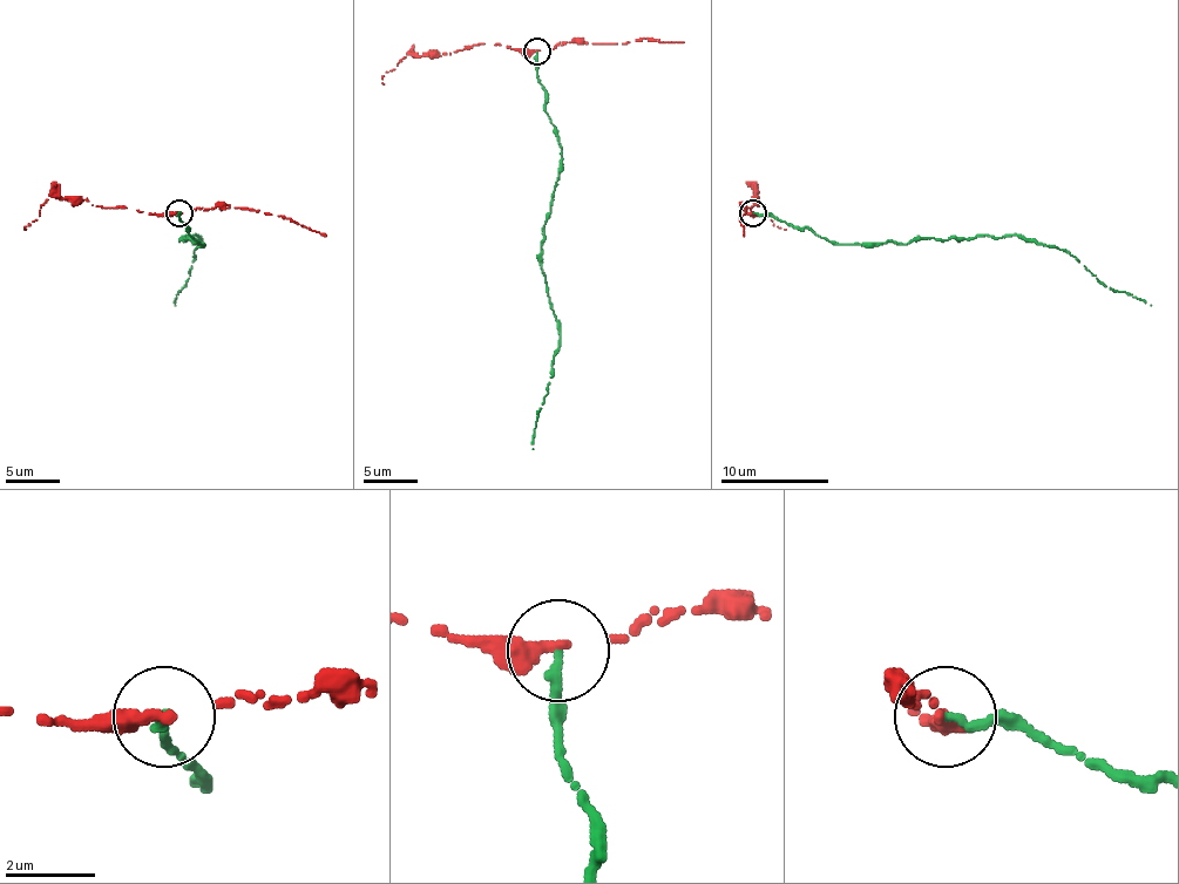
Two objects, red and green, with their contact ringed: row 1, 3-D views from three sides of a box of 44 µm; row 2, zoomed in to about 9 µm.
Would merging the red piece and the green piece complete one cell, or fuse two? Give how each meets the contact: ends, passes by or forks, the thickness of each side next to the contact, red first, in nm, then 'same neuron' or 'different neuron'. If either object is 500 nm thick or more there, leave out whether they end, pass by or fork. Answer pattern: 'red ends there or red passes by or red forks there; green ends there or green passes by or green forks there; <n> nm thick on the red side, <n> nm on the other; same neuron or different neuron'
red passes by; green ends there; 280 nm thick on the red side, 200 nm on the other; different neuron

